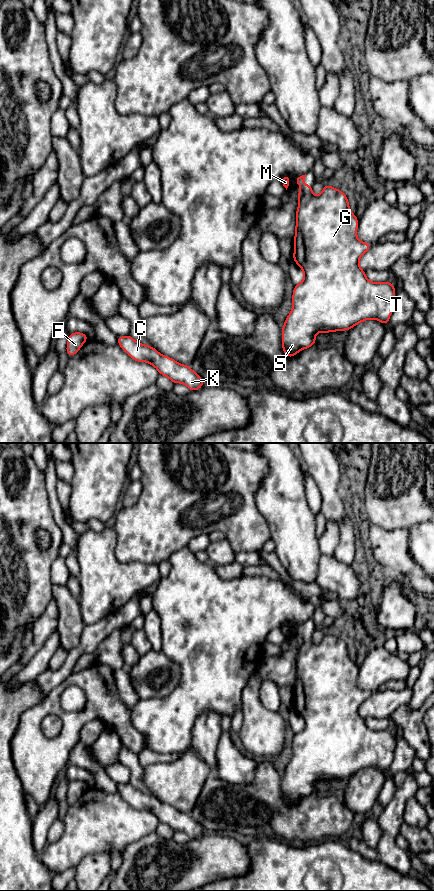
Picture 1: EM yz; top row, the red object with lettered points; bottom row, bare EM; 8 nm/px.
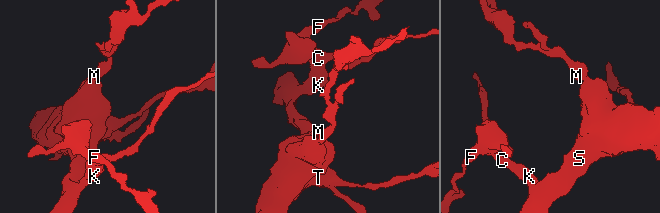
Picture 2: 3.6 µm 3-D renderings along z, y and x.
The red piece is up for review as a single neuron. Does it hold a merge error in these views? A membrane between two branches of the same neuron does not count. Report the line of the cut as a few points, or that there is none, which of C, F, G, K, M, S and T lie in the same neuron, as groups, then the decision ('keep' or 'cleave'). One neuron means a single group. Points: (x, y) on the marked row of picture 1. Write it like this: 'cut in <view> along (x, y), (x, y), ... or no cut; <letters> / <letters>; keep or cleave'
no cut; C F G K M S T; keep

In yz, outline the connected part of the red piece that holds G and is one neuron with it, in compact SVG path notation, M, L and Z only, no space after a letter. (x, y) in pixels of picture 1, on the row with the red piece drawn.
M306 174L297 178L300 191L297 194L299 205L296 211L293 254L293 260L301 267L305 278L301 283L295 285L292 295L292 311L285 319L281 334L282 349L289 358L317 343L315 335L318 332L350 330L368 319L375 319L387 325L393 312L396 291L396 287L389 281L375 283L368 280L365 271L361 269L359 260L372 245L361 242L357 238L359 221L349 208L348 197L341 190L333 188L327 183L322 192L315 196L311 184L303 185L305 176Z

